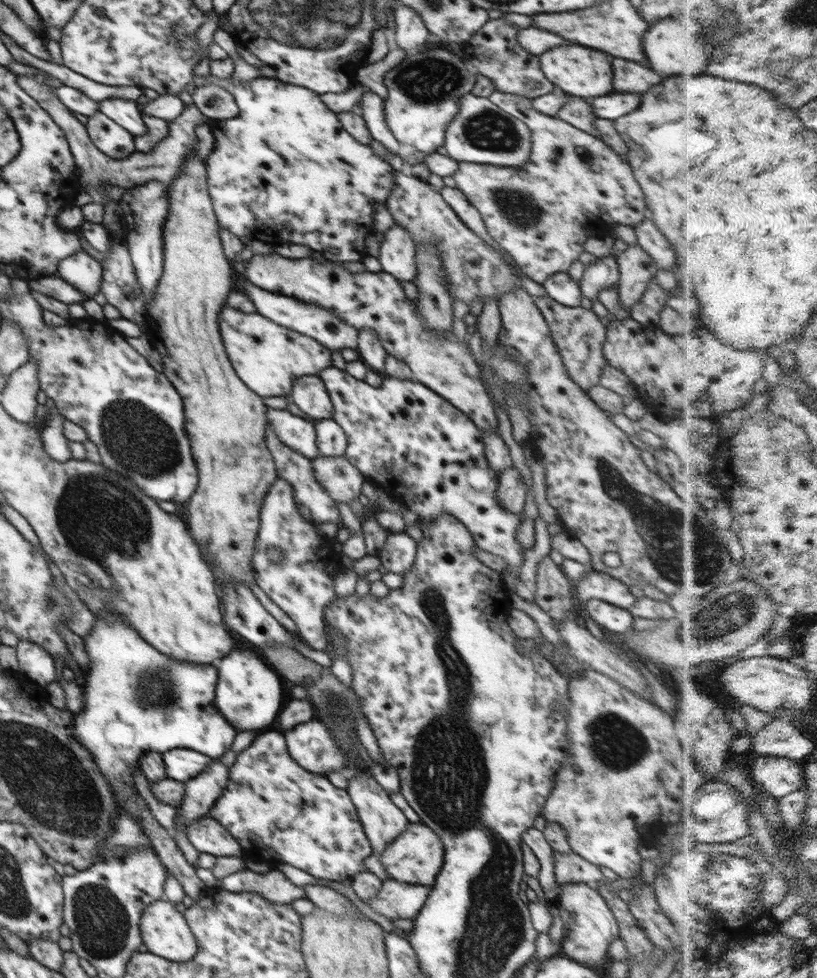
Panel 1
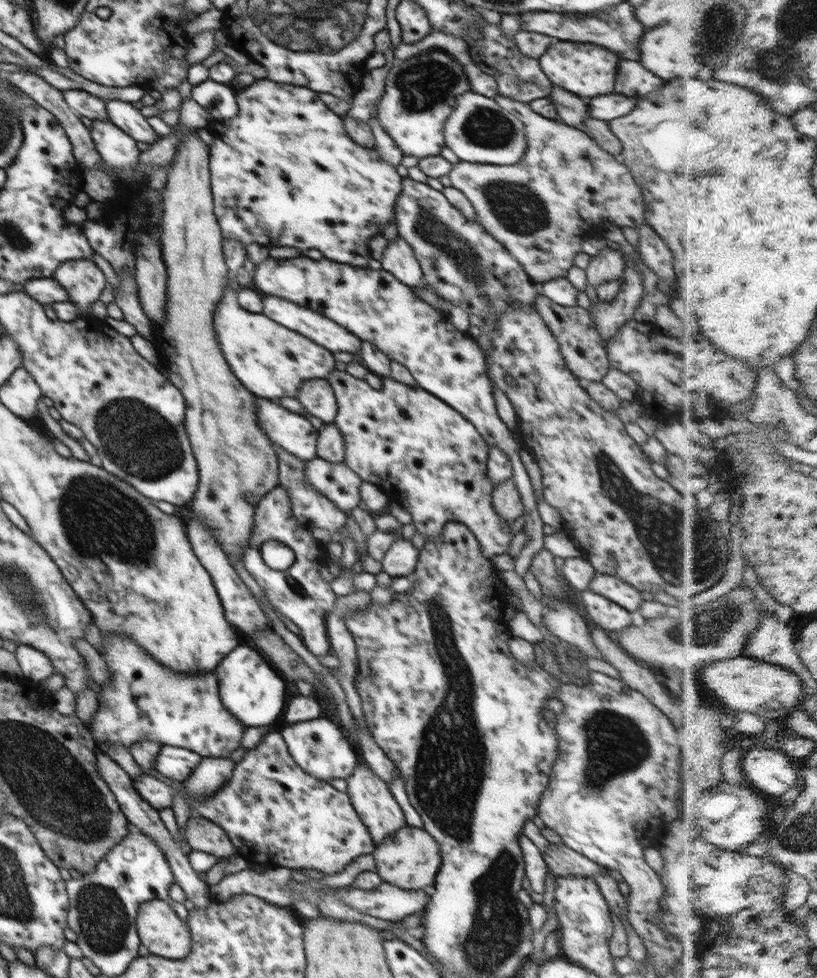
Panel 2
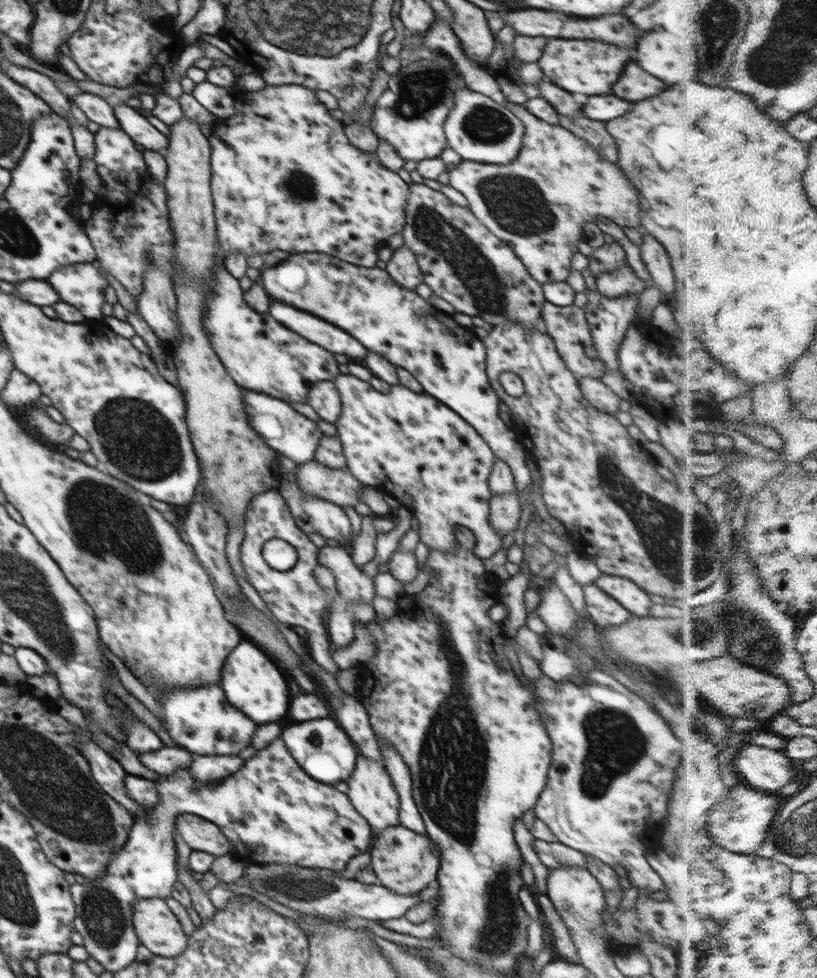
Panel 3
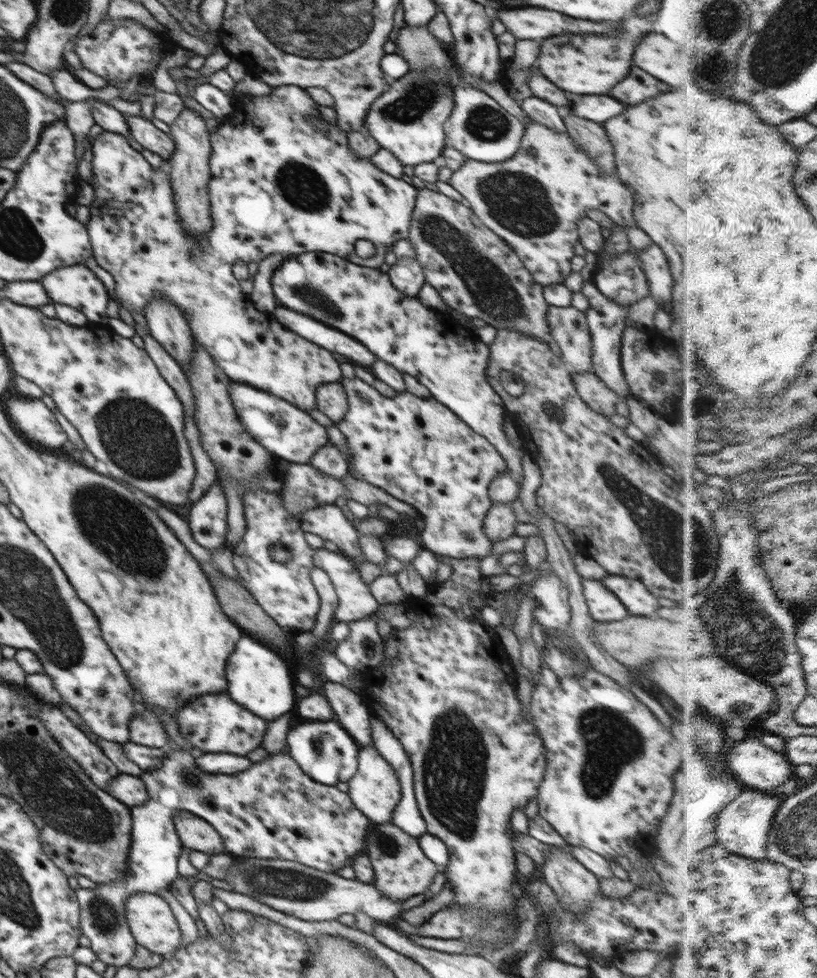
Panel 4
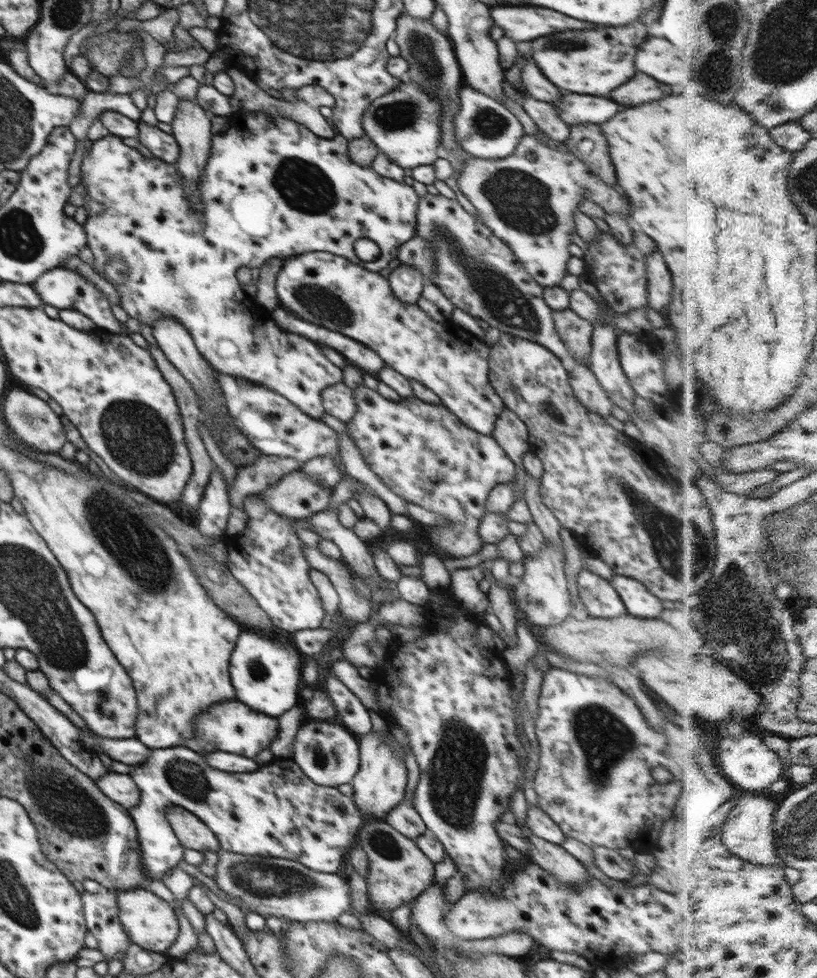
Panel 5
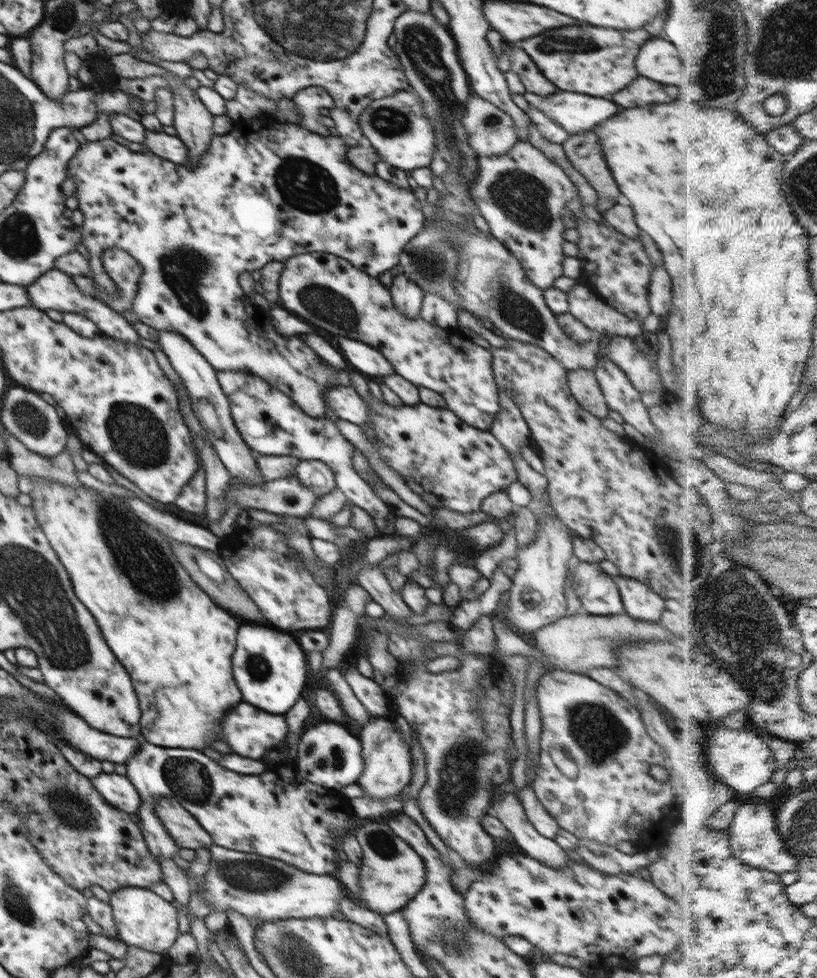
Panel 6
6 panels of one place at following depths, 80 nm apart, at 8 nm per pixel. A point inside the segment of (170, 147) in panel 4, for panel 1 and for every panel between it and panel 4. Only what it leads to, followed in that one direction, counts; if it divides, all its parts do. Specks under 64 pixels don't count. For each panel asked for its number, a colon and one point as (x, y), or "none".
1: (125, 113)
2: (123, 114)
3: (133, 123)

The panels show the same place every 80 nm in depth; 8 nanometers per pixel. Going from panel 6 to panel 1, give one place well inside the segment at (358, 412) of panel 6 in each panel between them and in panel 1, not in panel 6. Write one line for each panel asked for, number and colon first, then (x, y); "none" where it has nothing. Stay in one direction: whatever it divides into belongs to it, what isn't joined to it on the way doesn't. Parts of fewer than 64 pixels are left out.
1: (308, 393)
2: (316, 395)
3: (323, 397)
4: (330, 398)
5: (337, 399)

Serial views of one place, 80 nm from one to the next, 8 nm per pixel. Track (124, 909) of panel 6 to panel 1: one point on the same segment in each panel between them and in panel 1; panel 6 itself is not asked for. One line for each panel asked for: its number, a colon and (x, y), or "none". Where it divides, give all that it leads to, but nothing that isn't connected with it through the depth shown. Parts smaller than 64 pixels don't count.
1: (164, 930)
2: (161, 930)
3: (156, 926)
4: (152, 923)
5: (149, 921)

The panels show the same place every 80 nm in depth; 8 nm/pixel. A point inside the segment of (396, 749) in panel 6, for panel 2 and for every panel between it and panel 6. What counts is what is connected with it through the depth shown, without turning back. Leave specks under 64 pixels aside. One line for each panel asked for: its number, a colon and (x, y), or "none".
2: (371, 797)
3: (371, 791)
4: (375, 790)
5: (379, 786)

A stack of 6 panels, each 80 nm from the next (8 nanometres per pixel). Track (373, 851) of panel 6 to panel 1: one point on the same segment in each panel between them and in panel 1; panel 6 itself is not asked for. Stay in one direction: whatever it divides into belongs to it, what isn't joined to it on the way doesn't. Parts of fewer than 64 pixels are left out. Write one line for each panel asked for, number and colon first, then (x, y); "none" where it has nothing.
1: (415, 856)
2: (410, 858)
3: (403, 861)
4: (401, 870)
5: (399, 871)

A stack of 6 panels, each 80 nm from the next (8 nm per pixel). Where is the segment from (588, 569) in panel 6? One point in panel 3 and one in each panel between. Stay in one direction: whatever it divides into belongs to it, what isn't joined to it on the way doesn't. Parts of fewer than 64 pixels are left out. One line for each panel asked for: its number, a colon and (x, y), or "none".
3: (605, 611)
4: (604, 606)
5: (600, 598)

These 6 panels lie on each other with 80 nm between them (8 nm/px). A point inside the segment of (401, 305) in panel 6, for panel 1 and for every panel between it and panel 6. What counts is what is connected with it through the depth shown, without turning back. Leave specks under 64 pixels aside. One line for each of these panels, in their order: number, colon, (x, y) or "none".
1: (397, 256)
2: (398, 258)
3: (403, 268)
4: (406, 275)
5: (407, 283)

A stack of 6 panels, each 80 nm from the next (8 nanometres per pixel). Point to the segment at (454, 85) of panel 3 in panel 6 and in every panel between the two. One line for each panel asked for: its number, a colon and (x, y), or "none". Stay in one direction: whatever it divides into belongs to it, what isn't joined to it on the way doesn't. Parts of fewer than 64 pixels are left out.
4: (409, 119)
5: (404, 124)
6: (395, 126)

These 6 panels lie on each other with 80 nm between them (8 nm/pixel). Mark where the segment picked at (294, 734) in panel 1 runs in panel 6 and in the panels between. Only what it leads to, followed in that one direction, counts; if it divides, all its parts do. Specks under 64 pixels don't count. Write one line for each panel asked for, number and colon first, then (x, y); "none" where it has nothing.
2: (322, 749)
3: (322, 749)
4: (324, 751)
5: (328, 754)
6: (329, 755)

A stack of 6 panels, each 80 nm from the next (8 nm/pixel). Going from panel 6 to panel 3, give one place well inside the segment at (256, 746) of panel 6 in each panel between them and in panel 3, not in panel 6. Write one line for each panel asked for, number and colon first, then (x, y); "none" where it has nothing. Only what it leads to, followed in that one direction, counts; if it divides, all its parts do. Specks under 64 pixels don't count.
3: (202, 721)
4: (213, 723)
5: (232, 726)

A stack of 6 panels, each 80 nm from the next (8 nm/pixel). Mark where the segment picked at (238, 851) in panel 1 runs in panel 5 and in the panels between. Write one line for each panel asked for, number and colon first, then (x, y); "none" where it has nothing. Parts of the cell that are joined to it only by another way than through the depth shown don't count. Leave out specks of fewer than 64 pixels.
2: (201, 834)
3: (199, 834)
4: (194, 833)
5: (192, 833)

